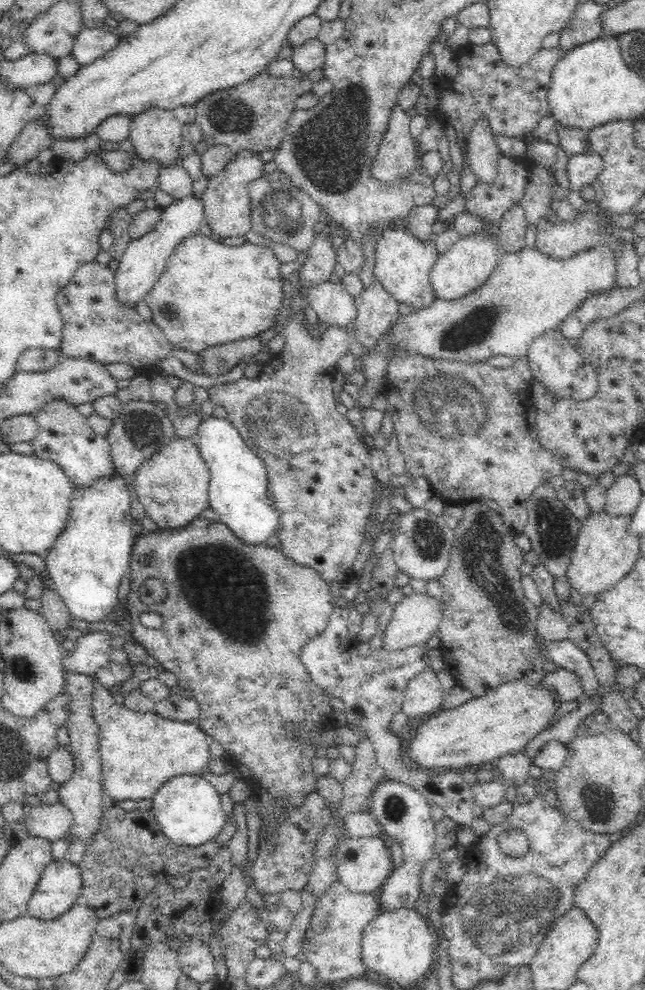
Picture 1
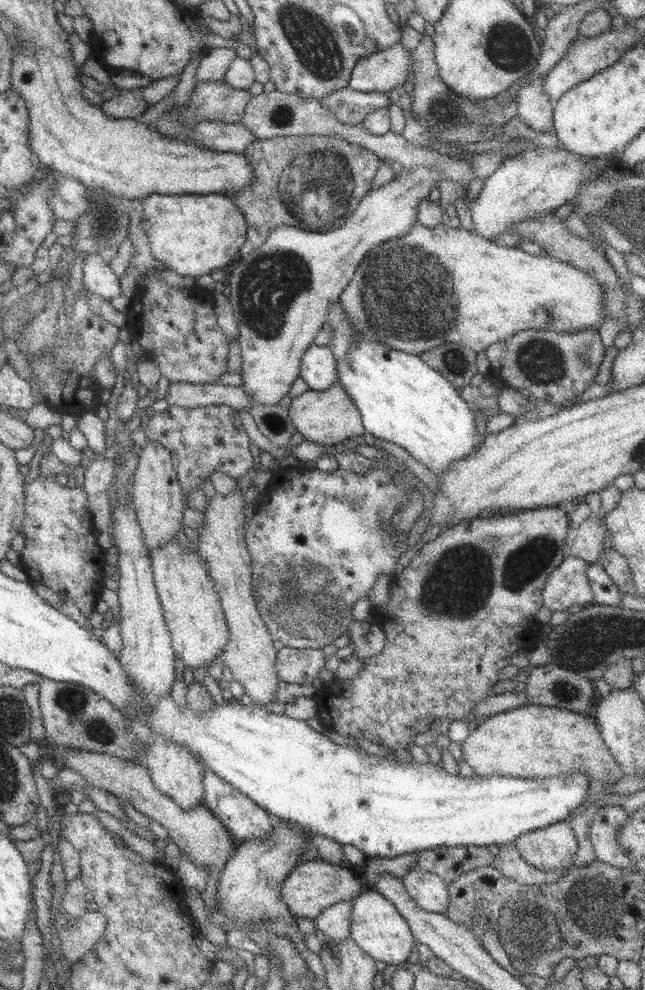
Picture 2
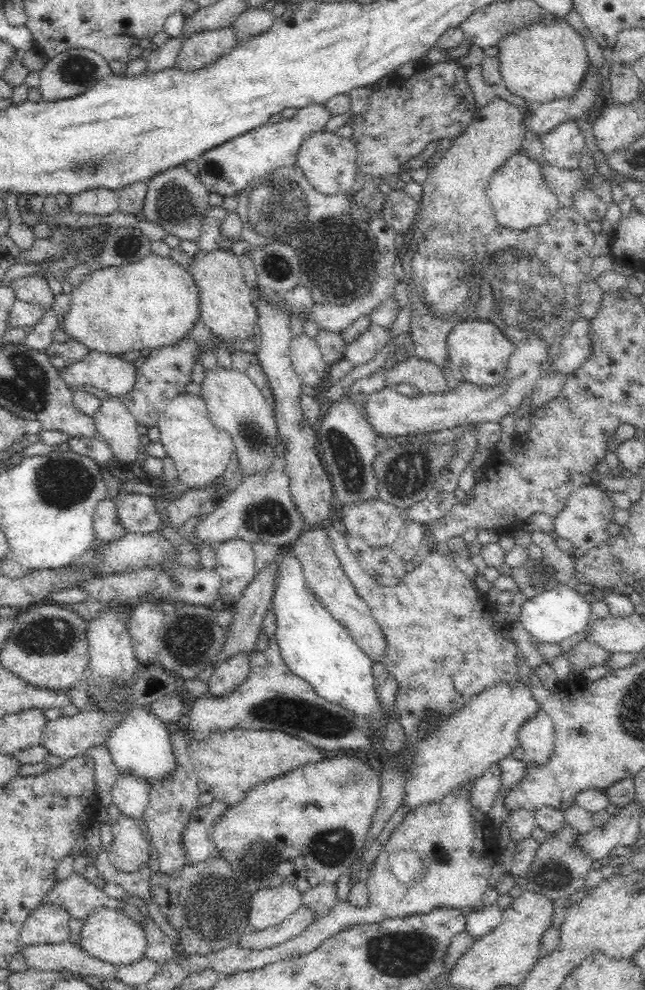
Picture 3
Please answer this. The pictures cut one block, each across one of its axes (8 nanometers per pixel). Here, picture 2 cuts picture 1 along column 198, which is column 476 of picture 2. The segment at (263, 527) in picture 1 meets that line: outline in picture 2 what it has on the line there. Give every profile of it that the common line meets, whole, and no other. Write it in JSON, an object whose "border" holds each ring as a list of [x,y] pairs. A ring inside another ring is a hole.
{"border":[[[339,300],[331,304],[327,322],[334,328],[328,346],[337,360],[338,382],[359,408],[367,434],[401,446],[436,477],[481,445],[484,436],[478,433],[474,406],[460,397],[459,388],[441,372],[430,368],[419,355],[361,338],[351,328]]]}

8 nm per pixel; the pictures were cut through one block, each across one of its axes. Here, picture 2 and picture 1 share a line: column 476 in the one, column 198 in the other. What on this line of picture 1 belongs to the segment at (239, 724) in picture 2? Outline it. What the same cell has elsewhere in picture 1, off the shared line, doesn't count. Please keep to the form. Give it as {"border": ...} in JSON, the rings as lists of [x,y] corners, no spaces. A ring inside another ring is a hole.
{"border":[[[180,775],[169,778],[151,798],[151,811],[162,832],[177,845],[200,846],[213,840],[226,824],[220,804],[220,793],[201,775]]]}

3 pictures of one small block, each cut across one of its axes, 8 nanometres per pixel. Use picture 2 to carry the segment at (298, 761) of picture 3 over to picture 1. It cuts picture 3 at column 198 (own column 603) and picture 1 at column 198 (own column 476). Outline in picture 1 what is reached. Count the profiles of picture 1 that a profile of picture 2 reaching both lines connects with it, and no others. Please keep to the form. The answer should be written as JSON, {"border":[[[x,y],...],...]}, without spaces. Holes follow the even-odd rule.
{"border":[[[94,677],[92,716],[98,723],[102,790],[114,802],[146,800],[169,778],[200,775],[210,760],[210,740],[196,722],[160,716],[156,711],[136,712],[118,705],[110,690]]]}

